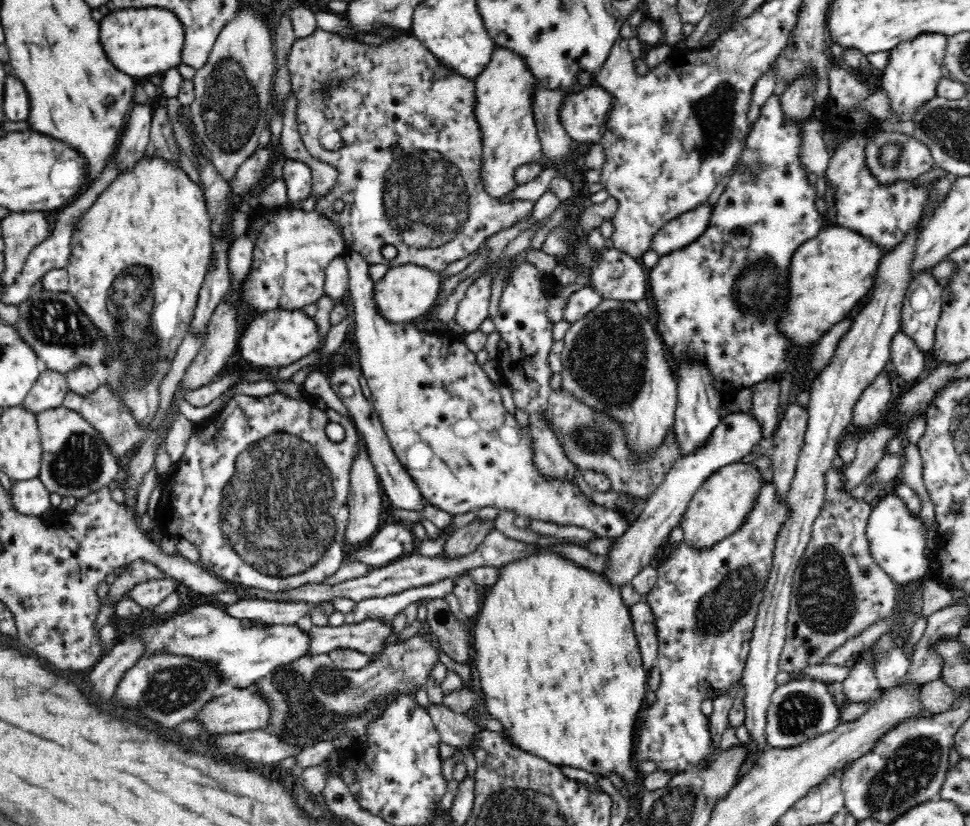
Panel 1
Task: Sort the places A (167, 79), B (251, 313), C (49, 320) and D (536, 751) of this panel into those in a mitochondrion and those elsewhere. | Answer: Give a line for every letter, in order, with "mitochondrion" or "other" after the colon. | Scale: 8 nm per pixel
A: other
B: other
C: mitochondrion
D: other

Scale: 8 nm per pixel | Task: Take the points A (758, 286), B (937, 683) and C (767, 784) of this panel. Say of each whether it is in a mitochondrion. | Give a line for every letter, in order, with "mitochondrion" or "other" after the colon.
A: mitochondrion
B: other
C: other

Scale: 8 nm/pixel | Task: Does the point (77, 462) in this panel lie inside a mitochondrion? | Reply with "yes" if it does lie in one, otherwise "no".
yes

